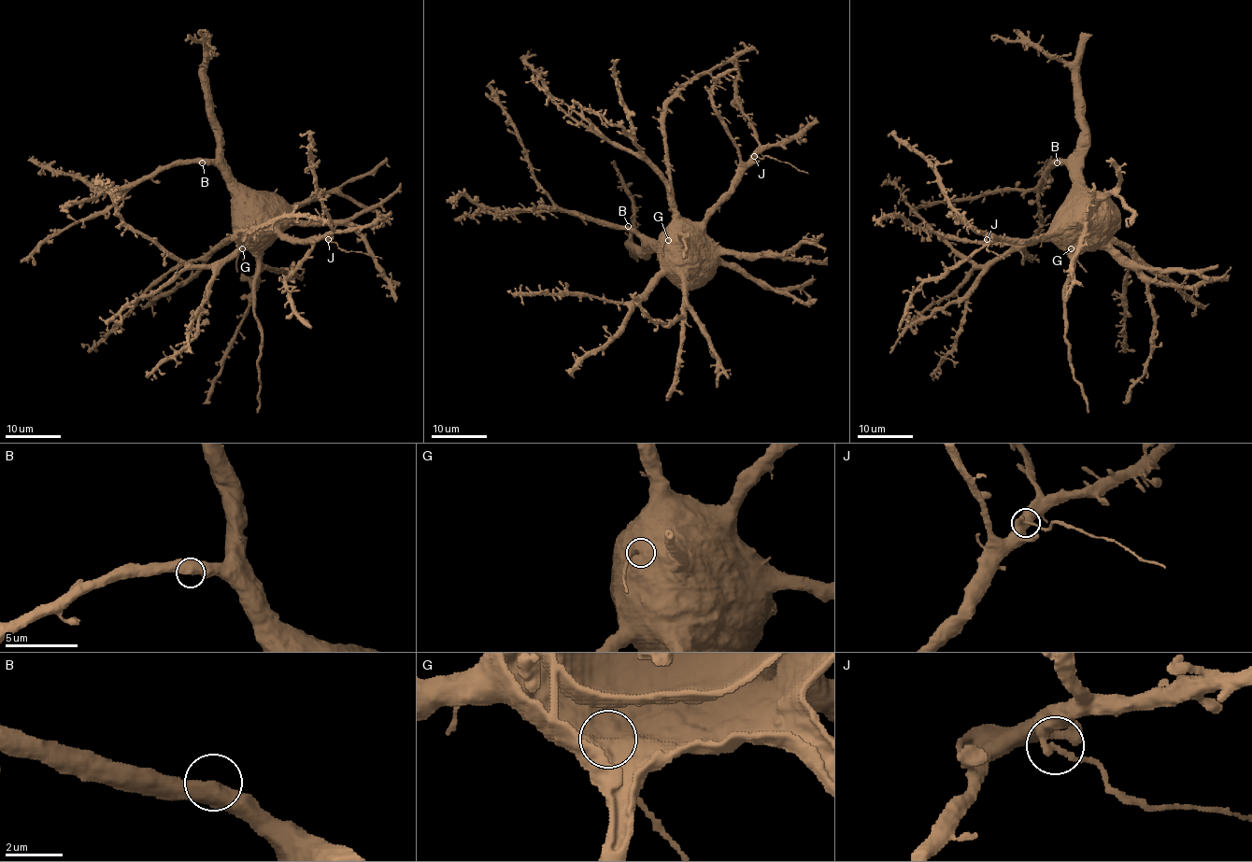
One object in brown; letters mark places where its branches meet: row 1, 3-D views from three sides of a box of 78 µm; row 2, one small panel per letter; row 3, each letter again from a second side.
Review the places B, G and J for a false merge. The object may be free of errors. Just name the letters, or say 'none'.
J

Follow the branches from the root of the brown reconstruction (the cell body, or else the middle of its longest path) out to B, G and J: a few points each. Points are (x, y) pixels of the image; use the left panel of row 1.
B: (234, 210), (232, 184), (216, 165), (202, 162)
G: (234, 210), (234, 238), (242, 248)
J: (234, 210), (242, 218), (262, 218), (277, 232), (294, 238), (325, 237), (328, 240)

